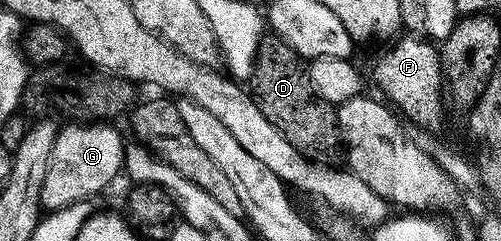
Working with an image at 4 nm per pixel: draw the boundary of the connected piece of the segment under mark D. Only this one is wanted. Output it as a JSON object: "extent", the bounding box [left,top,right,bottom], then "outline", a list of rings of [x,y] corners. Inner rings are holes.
{"extent":[250,35,342,165],"outline":[[[275,35],[261,36],[252,64],[250,92],[262,115],[266,115],[266,119],[270,119],[270,123],[274,123],[274,127],[286,135],[290,147],[298,150],[303,157],[319,161],[322,165],[339,162],[339,157],[341,160],[342,134],[336,106],[323,101],[314,87],[310,87],[305,62],[282,38]]]}

